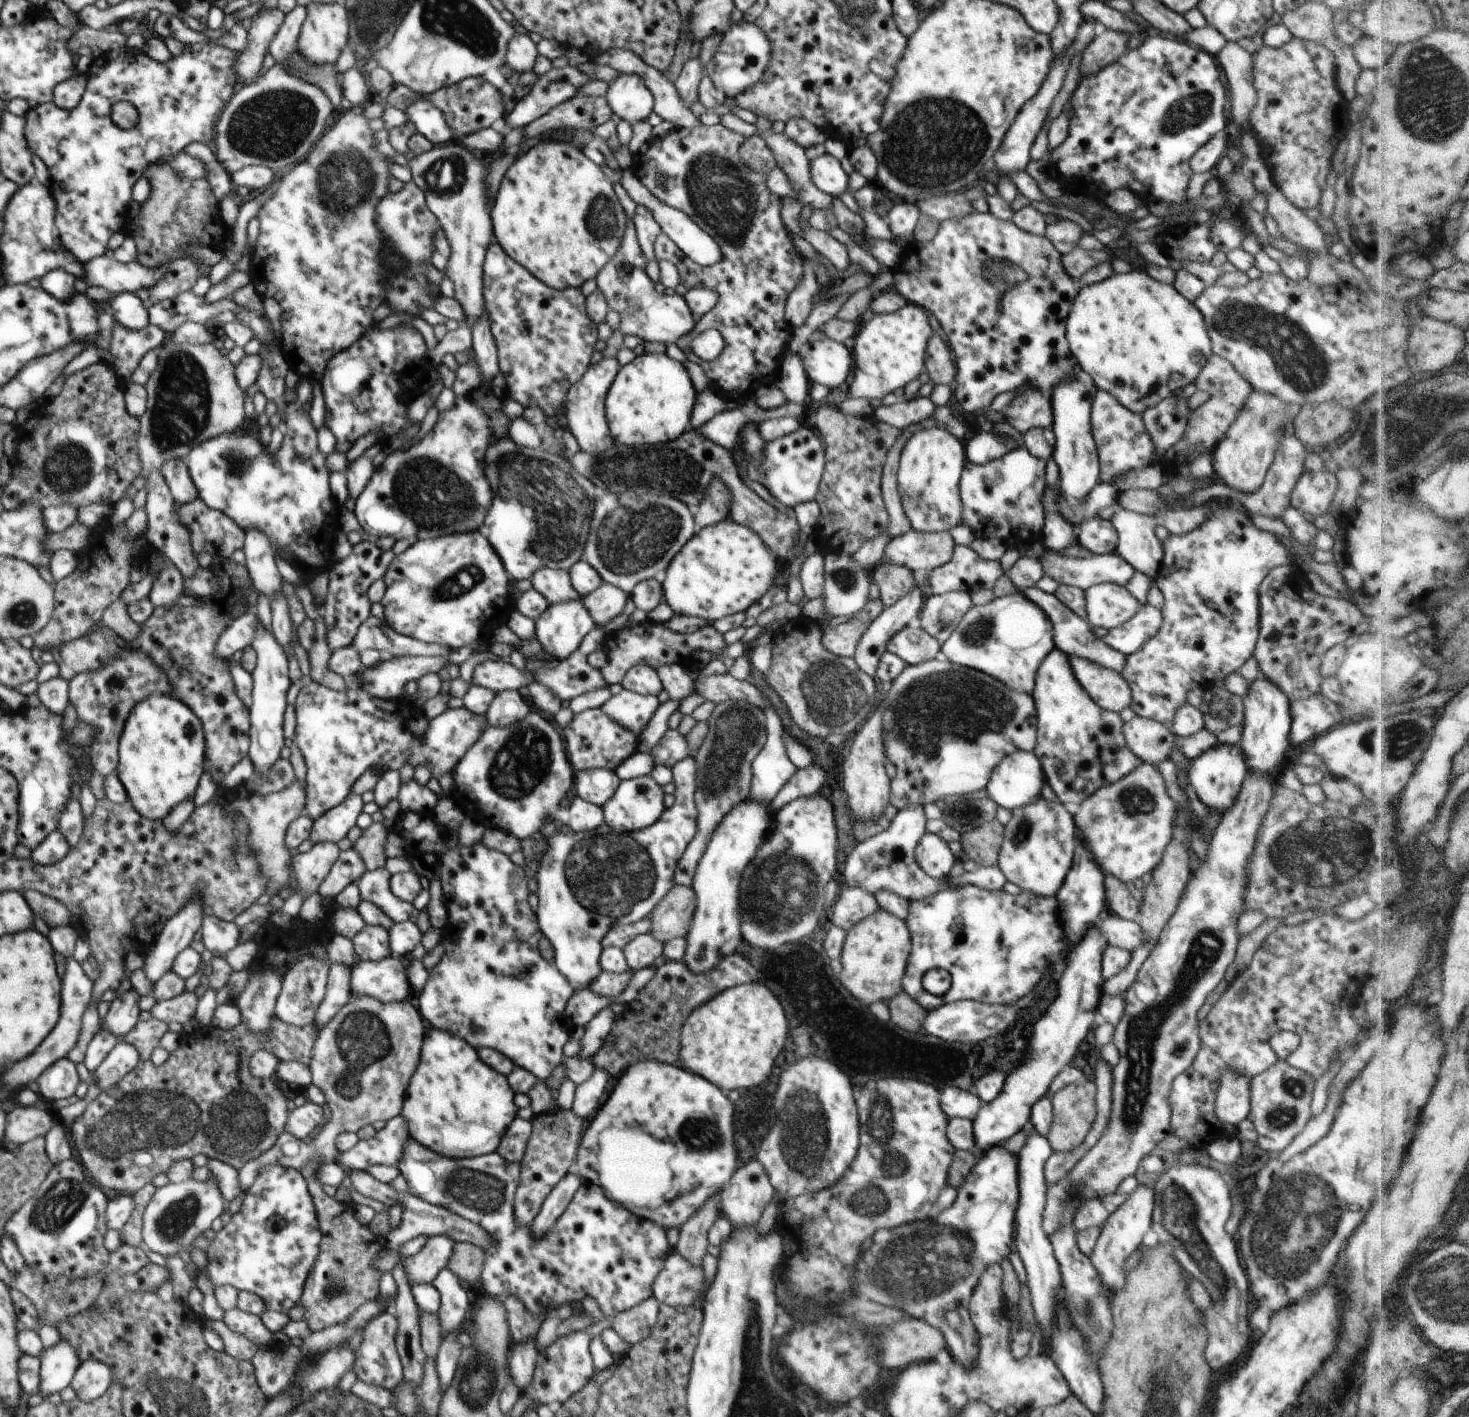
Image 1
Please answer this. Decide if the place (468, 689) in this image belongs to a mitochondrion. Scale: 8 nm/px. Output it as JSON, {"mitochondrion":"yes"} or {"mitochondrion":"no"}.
{"mitochondrion":"no"}

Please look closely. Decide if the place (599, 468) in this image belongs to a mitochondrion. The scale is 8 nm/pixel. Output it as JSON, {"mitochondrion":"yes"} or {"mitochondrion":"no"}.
{"mitochondrion":"yes"}

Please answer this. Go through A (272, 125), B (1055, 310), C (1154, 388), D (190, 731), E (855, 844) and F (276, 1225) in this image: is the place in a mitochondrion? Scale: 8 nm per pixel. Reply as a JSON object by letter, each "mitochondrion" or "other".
{"A":"mitochondrion","B":"other","C":"other","D":"other","E":"other","F":"other"}

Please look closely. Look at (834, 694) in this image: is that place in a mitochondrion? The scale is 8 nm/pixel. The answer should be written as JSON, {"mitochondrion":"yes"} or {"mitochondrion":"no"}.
{"mitochondrion":"yes"}

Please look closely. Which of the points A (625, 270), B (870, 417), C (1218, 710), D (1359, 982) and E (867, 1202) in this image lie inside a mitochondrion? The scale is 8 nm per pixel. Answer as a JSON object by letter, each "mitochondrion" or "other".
{"A":"mitochondrion","B":"other","C":"mitochondrion","D":"other","E":"mitochondrion"}

